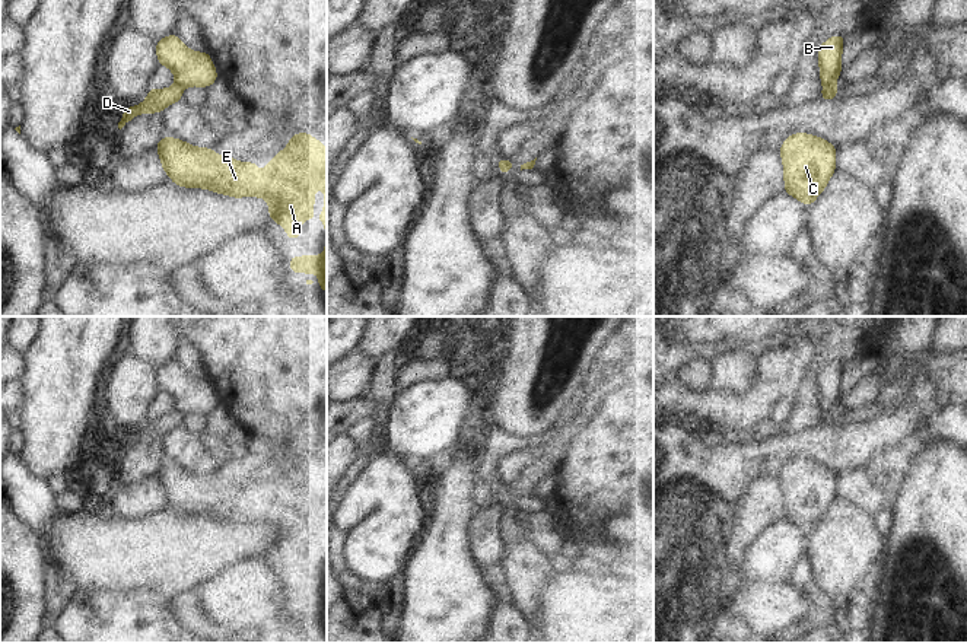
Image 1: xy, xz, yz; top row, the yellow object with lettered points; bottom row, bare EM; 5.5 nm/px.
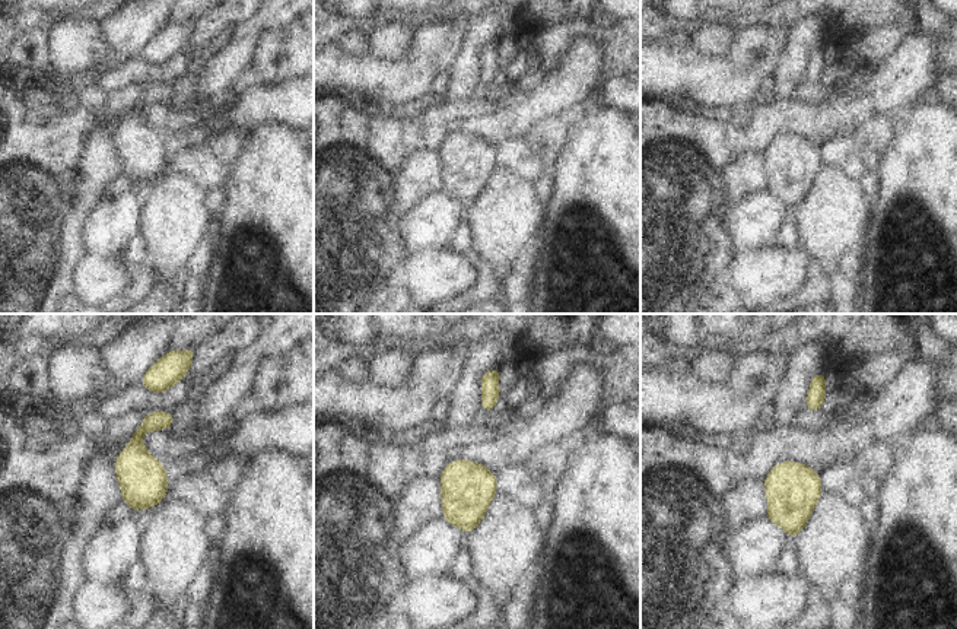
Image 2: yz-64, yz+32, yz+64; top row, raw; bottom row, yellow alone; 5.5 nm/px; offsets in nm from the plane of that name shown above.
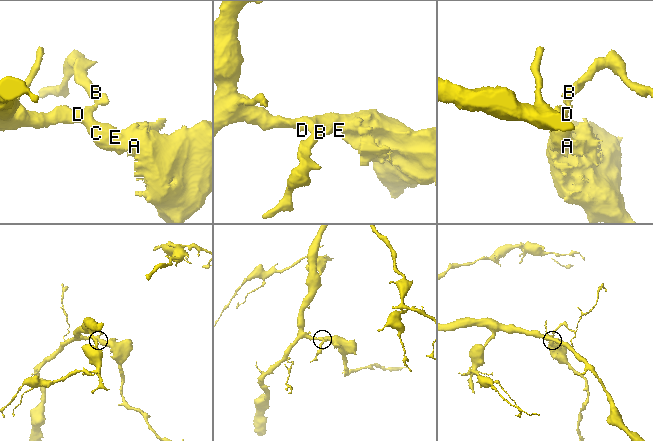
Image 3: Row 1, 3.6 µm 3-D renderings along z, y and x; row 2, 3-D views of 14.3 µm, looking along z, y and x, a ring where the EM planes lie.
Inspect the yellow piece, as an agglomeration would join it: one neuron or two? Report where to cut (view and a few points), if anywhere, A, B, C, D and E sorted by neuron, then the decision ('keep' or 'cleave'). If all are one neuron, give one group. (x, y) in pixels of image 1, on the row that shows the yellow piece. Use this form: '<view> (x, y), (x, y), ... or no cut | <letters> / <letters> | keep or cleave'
yz (835, 85), (824, 88) | A C D E / B | cleave

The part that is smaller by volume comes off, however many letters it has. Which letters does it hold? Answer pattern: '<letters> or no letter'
B

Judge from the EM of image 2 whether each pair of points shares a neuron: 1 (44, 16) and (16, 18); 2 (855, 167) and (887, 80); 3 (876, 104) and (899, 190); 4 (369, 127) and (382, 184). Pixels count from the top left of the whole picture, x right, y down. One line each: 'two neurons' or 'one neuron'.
1: one neuron
2: two neurons
3: two neurons
4: two neurons

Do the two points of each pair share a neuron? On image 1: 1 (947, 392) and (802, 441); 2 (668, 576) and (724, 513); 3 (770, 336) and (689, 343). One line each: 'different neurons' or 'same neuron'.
1: different neurons
2: same neuron
3: same neuron

